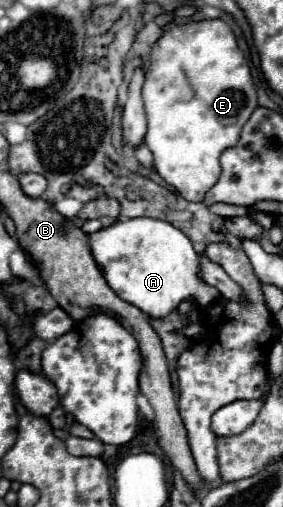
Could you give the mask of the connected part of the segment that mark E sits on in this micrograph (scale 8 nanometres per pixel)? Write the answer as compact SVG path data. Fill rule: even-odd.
M221 19L191 21L165 29L149 53L143 101L147 113L147 133L143 141L153 153L157 173L187 201L203 201L205 193L221 175L219 155L237 145L247 117L251 117L257 109L257 93L251 81L251 71L237 45L233 29Z

